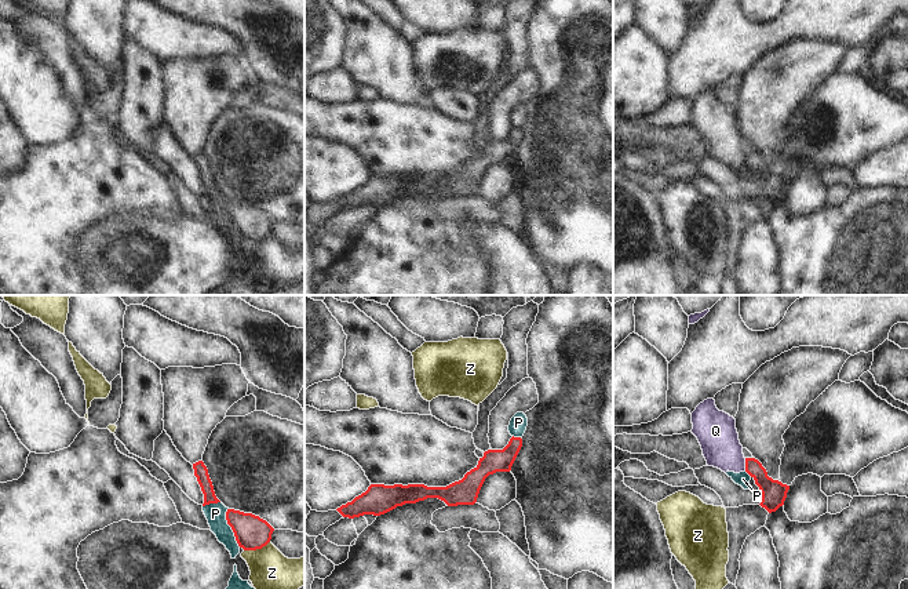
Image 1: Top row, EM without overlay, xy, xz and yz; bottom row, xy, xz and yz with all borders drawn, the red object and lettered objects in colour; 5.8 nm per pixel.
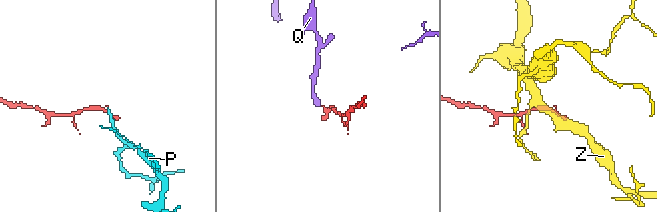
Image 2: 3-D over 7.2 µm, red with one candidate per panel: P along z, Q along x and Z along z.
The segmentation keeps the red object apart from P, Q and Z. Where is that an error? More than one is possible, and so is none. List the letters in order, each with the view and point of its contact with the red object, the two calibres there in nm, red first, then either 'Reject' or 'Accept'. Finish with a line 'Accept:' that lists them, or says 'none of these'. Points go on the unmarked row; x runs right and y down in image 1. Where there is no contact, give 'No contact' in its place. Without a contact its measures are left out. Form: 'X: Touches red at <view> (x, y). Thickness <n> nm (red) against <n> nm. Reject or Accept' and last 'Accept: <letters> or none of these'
P: Touches red at xy (230, 217). Thickness 200 nm (red) against 120 nm. Reject
Q: Touches red at yz (746, 155). Thickness 140 nm (red) against 240 nm. Reject
Z: Touches red at xy (256, 239). Thickness 200 nm (red) against 240 nm. Reject
Accept: none of these

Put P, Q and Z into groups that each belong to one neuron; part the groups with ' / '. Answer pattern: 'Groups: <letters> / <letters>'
Groups: P Q / Z

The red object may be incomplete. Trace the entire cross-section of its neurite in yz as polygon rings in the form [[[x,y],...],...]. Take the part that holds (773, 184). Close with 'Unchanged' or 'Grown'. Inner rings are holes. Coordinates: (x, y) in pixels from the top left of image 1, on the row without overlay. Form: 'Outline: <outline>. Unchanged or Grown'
Outline: [[[745,149],[745,163],[755,171],[762,183],[761,197],[769,204],[784,196],[790,177],[767,167],[766,160],[755,149]]]. Unchanged

